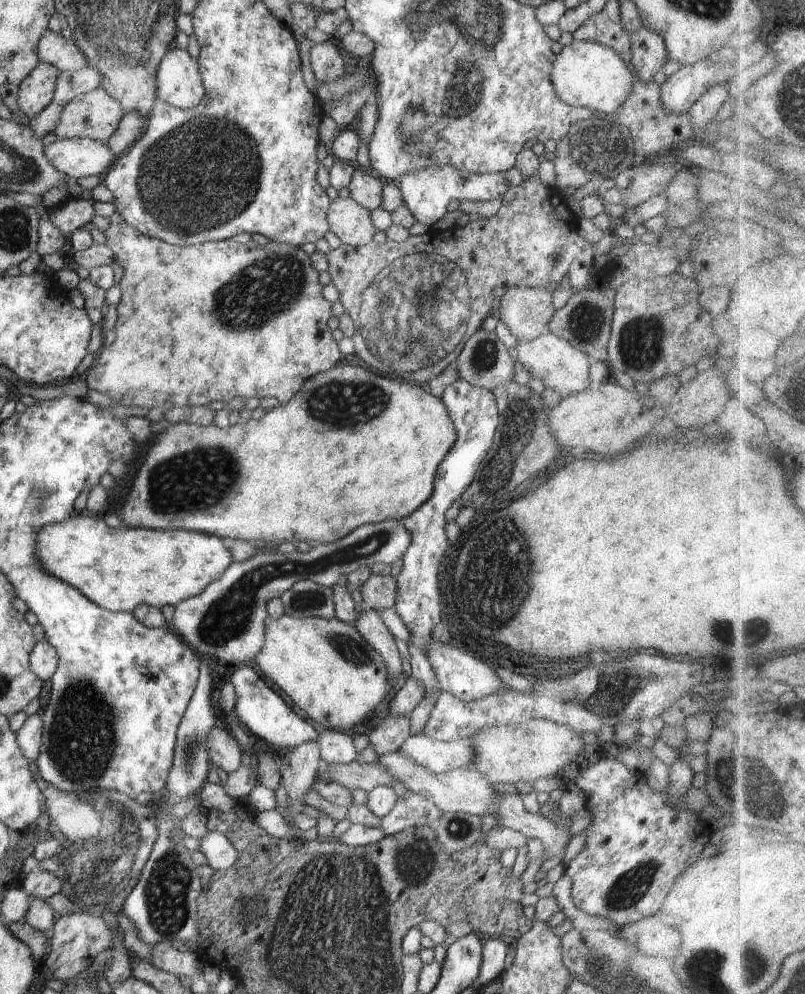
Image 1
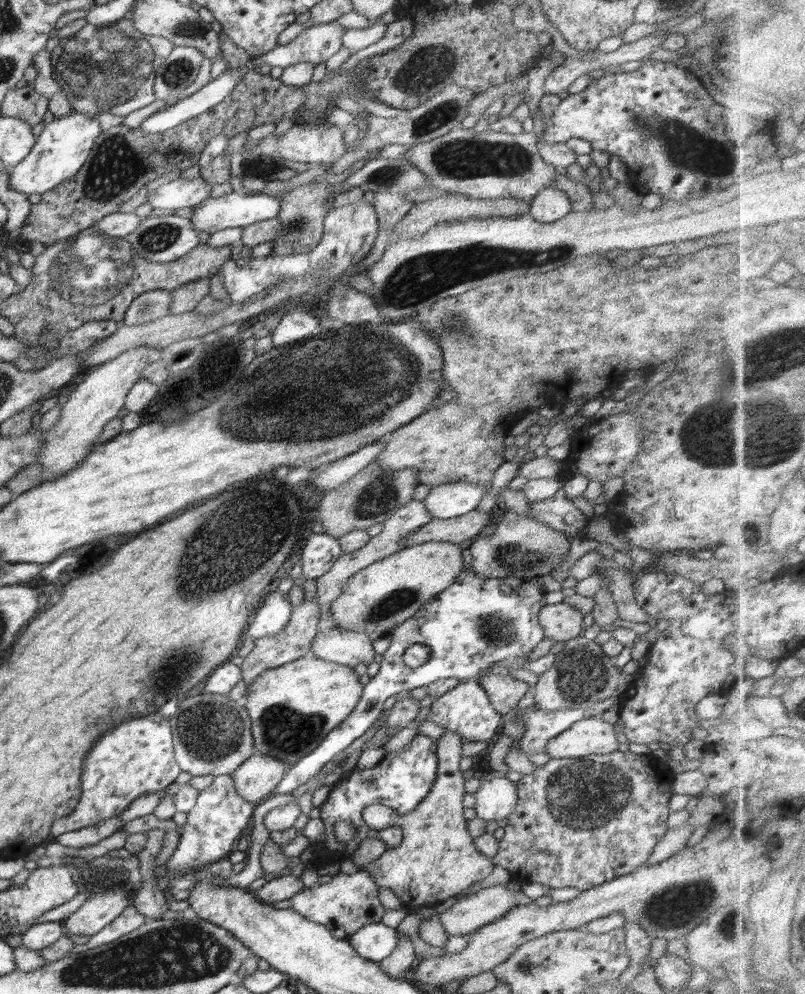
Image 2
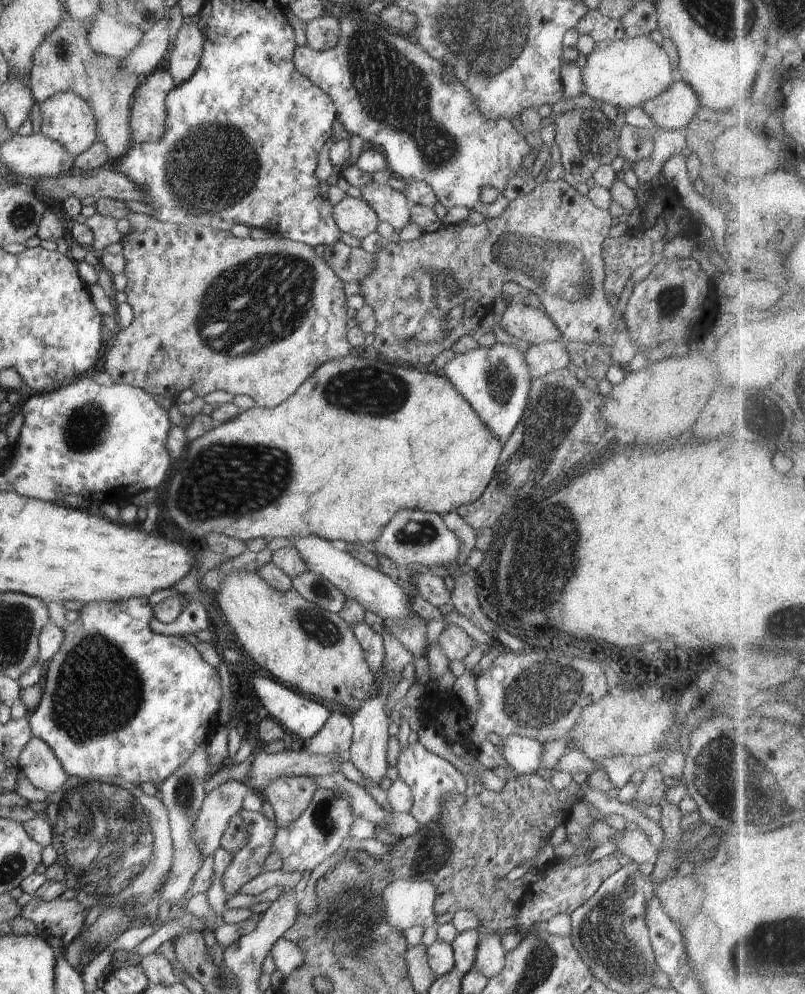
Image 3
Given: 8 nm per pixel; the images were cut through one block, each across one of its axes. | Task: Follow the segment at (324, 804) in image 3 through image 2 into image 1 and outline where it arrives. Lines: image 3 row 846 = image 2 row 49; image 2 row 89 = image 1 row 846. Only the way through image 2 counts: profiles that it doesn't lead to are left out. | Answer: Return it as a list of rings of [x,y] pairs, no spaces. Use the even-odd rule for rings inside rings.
[[[210,831],[207,836],[200,838],[198,851],[204,854],[208,866],[214,871],[226,870],[238,860],[238,850],[218,831]]]

